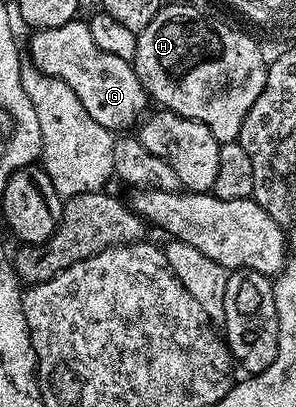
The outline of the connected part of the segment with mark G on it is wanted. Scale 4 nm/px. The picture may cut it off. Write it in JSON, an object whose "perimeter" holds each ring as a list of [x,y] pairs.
{"perimeter":[[[76,19],[56,29],[40,29],[31,36],[29,59],[33,66],[43,75],[58,77],[67,83],[91,118],[107,131],[128,130],[125,128],[136,124],[135,115],[146,112],[149,98],[135,75],[134,66],[117,55],[102,52],[94,42],[86,20]]]}

